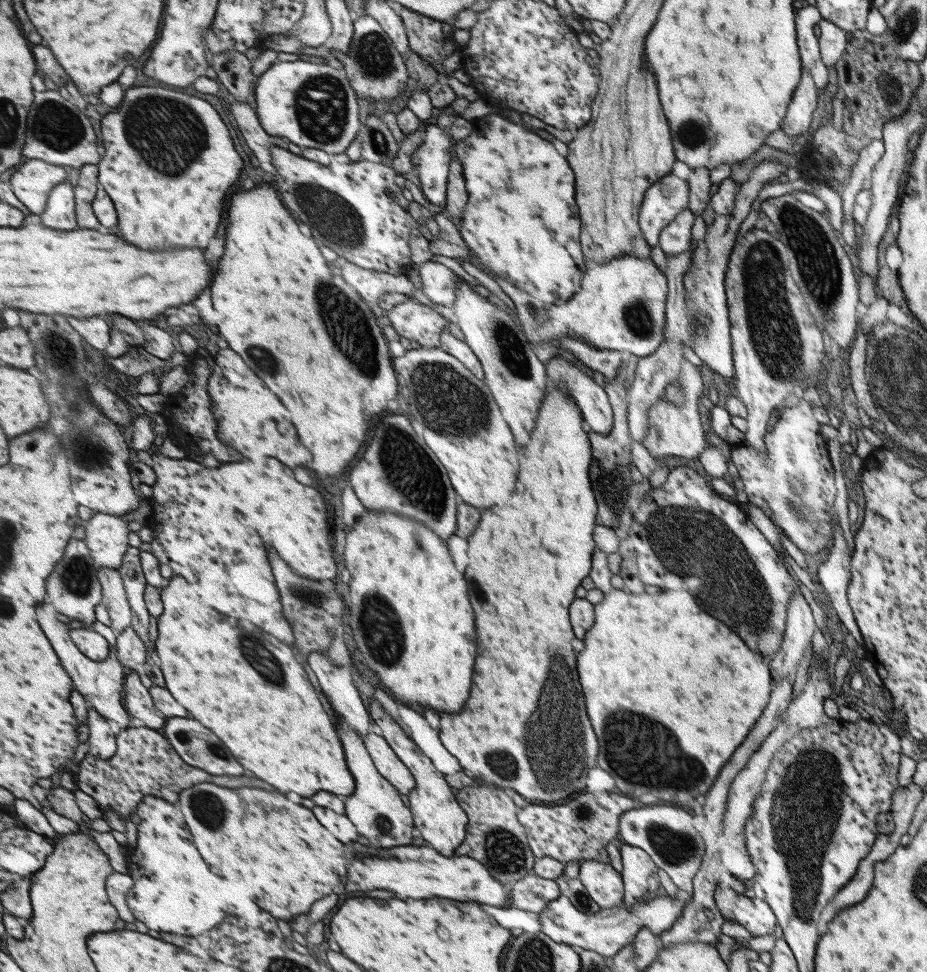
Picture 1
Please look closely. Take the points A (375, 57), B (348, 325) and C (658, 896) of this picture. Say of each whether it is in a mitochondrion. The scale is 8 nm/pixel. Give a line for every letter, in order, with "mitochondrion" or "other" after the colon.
A: mitochondrion
B: mitochondrion
C: other

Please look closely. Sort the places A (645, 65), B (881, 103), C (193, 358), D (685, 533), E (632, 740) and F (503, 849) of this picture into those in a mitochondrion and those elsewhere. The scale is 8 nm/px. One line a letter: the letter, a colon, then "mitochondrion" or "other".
A: other
B: other
C: other
D: mitochondrion
E: mitochondrion
F: mitochondrion

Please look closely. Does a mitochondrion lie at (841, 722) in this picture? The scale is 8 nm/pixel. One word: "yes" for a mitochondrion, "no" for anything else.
no

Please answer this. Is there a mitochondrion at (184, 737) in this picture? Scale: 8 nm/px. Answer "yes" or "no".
yes

